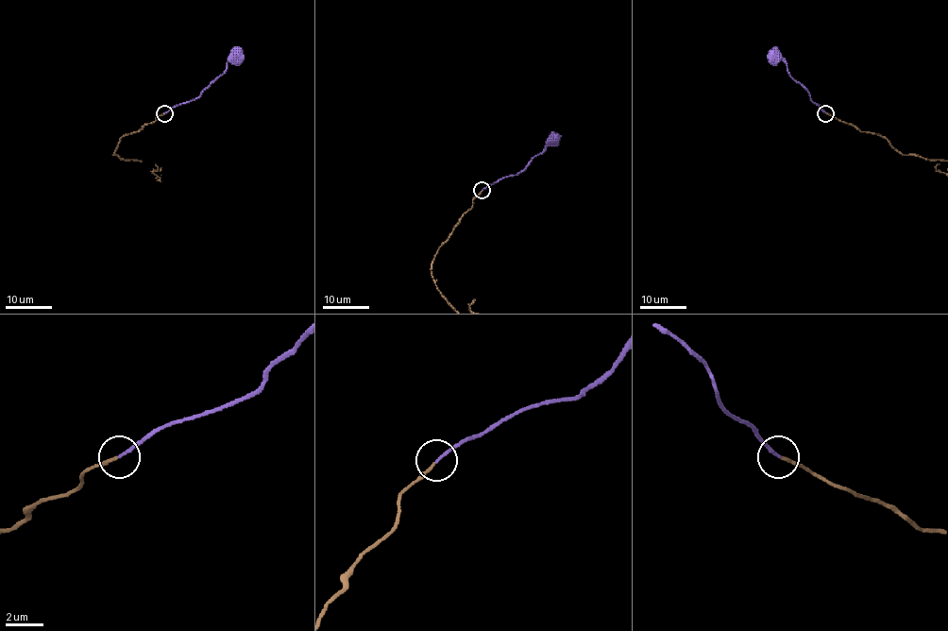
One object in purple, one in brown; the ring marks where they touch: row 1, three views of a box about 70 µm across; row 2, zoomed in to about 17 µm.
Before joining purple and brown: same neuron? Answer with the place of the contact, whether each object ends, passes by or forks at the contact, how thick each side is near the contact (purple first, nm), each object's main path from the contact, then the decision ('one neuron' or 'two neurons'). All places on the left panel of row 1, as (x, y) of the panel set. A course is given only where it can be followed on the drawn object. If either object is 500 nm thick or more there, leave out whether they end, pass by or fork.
(164, 113) | purple ends | brown ends | 160/150 nm | purple via (164, 112), (194, 100), (224, 72), (228, 59), (239, 59), (244, 55) | one neuron

